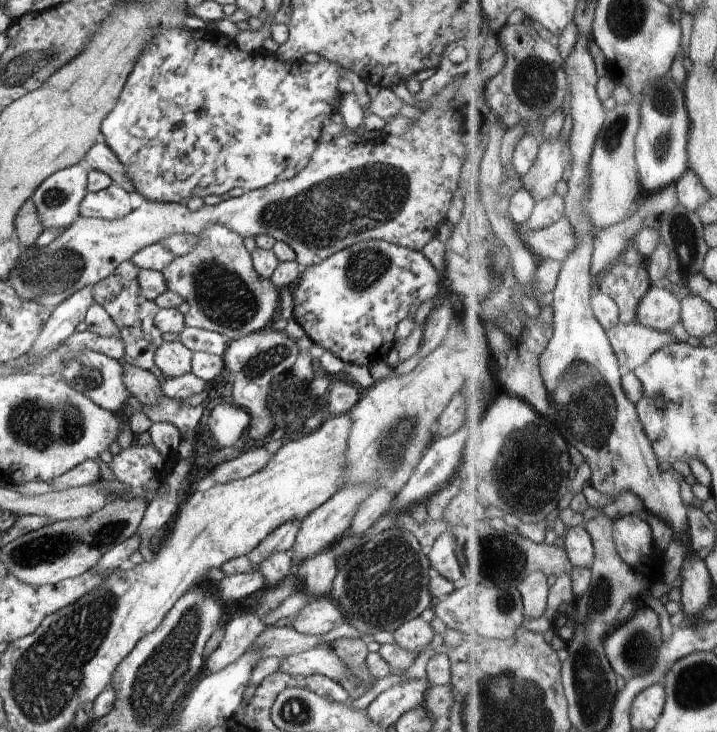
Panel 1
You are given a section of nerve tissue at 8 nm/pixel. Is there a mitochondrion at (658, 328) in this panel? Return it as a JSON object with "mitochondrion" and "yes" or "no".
{"mitochondrion":"no"}

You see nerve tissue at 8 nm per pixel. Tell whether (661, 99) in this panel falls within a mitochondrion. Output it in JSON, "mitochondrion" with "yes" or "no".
{"mitochondrion":"yes"}

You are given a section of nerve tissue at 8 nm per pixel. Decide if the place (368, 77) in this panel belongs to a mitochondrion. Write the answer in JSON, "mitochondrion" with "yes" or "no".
{"mitochondrion":"no"}

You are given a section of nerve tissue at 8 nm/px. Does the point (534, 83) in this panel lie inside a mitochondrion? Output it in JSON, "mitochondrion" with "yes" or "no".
{"mitochondrion":"yes"}

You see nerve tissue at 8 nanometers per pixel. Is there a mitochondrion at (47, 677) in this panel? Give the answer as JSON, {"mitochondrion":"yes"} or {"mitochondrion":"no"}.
{"mitochondrion":"yes"}

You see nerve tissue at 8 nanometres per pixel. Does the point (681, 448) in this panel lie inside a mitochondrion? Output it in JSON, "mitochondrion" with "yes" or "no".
{"mitochondrion":"no"}

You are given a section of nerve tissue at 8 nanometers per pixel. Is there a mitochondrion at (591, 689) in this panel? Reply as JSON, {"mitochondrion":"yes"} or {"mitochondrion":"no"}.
{"mitochondrion":"yes"}

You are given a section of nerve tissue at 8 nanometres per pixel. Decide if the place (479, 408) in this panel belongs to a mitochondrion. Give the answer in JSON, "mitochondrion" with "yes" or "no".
{"mitochondrion":"no"}

